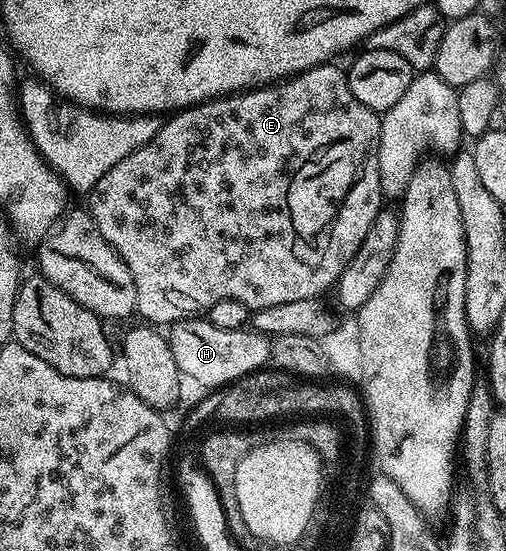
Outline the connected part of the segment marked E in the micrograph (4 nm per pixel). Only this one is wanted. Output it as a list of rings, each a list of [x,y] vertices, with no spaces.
[[[334,62],[323,63],[320,67],[311,67],[308,71],[303,71],[299,75],[293,75],[289,79],[282,80],[274,85],[266,87],[257,87],[250,91],[236,93],[218,99],[208,99],[206,103],[196,103],[193,107],[185,107],[182,111],[174,112],[170,116],[171,119],[160,126],[159,132],[150,139],[145,145],[141,145],[141,149],[137,149],[133,153],[129,153],[129,157],[125,157],[125,161],[117,161],[117,165],[113,165],[113,169],[109,169],[109,173],[105,173],[105,177],[101,177],[101,181],[97,181],[97,185],[89,192],[89,210],[93,221],[97,225],[97,229],[101,229],[101,237],[105,237],[105,241],[109,241],[109,245],[115,248],[123,260],[125,265],[129,265],[129,273],[133,273],[133,285],[137,285],[137,305],[136,312],[141,316],[144,315],[146,322],[151,325],[170,325],[179,323],[183,319],[202,316],[213,305],[217,305],[217,301],[225,301],[232,299],[233,301],[241,301],[241,305],[245,305],[252,312],[261,309],[269,309],[269,305],[285,305],[288,301],[305,301],[306,299],[319,299],[322,291],[327,291],[336,286],[341,277],[341,273],[353,261],[353,257],[357,253],[357,249],[361,249],[361,245],[365,241],[365,237],[369,233],[369,229],[373,225],[373,221],[379,215],[380,211],[385,207],[385,196],[381,185],[379,184],[379,125],[381,122],[380,112],[369,109],[365,105],[361,105],[361,101],[357,101],[357,97],[353,97],[353,93],[347,84],[347,76],[344,68],[335,67]]]

